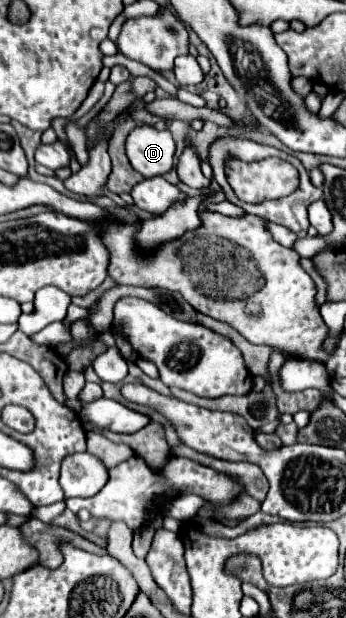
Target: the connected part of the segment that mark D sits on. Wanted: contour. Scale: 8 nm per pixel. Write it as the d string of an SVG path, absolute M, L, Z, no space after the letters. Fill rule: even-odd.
M150 125L134 127L126 139L126 157L130 165L146 179L164 175L174 165L174 139L168 129L158 131Z

